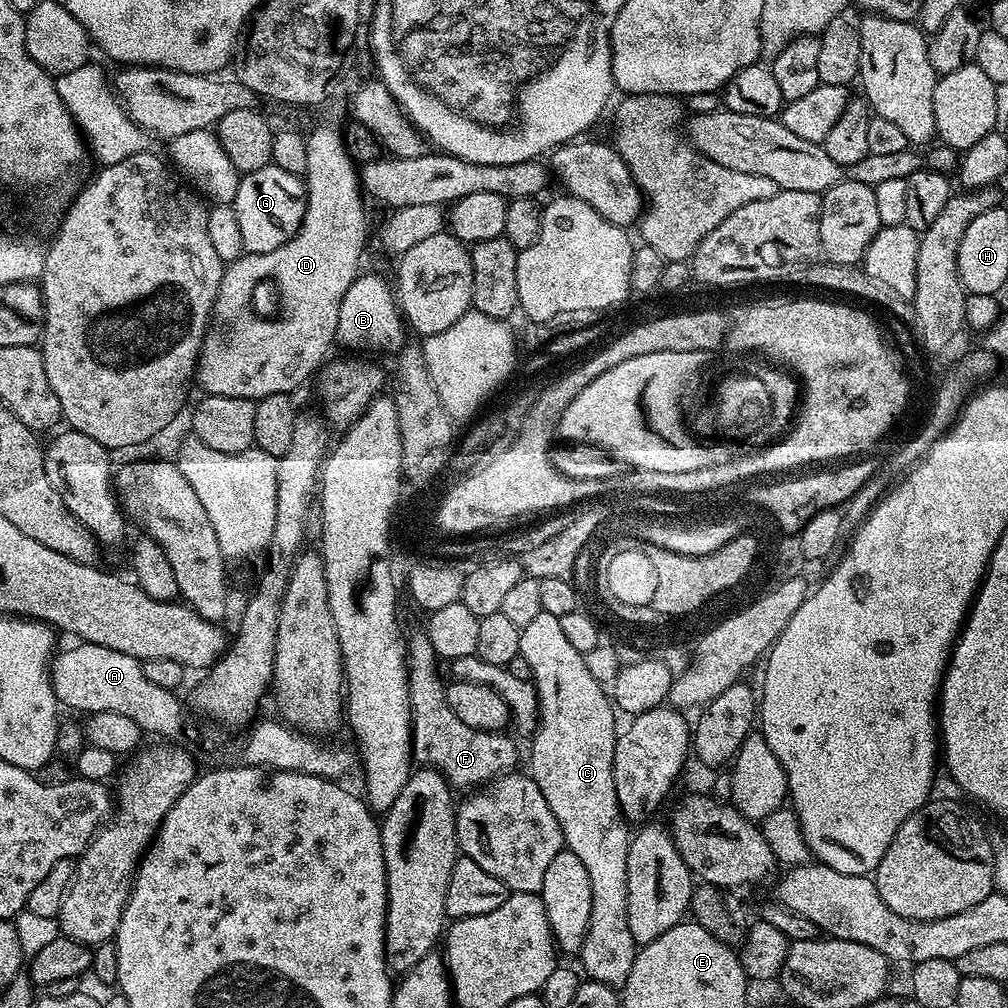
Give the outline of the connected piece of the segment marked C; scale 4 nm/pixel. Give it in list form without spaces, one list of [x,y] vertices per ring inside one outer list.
[[[540,612],[538,618],[530,621],[530,626],[520,629],[520,655],[526,658],[526,662],[530,662],[531,681],[536,685],[538,705],[538,723],[530,740],[532,753],[528,756],[528,764],[532,767],[530,775],[538,790],[542,790],[546,806],[550,806],[550,810],[554,810],[554,818],[558,818],[567,851],[578,854],[590,878],[590,926],[578,953],[579,967],[587,979],[619,989],[630,974],[630,966],[634,966],[638,945],[630,934],[630,922],[626,918],[626,858],[630,825],[624,818],[624,811],[620,809],[614,786],[618,712],[605,685],[598,683],[591,676],[590,670],[586,670],[584,653],[570,646],[559,616]]]

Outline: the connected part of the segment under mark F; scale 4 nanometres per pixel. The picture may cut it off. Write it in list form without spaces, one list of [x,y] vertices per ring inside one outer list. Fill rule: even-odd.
[[[420,630],[412,637],[407,637],[406,664],[408,697],[412,707],[413,761],[417,765],[440,772],[456,790],[476,790],[511,773],[516,764],[517,741],[504,732],[474,730],[466,726],[466,722],[460,721],[454,710],[450,710],[450,702],[446,702],[444,697],[446,680],[440,677],[440,672],[436,669],[438,657],[434,646],[430,646],[427,631]]]

